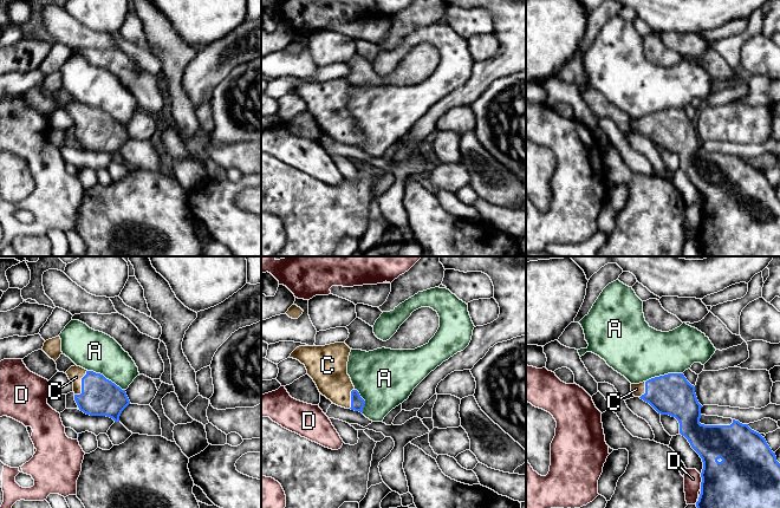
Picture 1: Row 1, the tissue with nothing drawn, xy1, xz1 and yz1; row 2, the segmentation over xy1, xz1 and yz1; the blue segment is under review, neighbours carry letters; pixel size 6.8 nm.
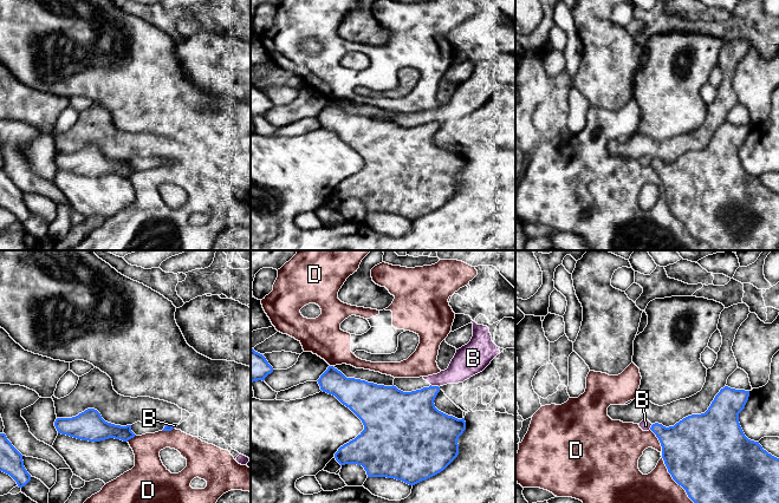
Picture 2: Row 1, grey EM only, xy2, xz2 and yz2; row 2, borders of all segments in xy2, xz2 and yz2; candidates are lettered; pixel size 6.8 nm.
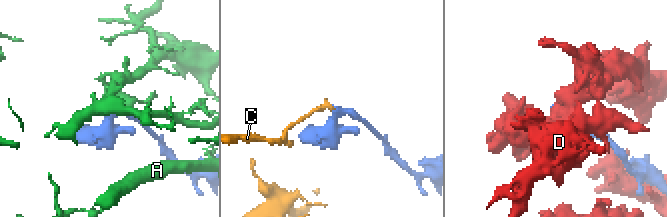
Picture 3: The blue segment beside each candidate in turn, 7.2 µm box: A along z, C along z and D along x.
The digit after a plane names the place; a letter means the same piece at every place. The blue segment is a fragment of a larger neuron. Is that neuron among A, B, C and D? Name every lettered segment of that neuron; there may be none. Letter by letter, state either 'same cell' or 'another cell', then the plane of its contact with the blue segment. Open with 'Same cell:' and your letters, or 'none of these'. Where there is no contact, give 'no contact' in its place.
Same cell: C
A: another cell | xy1
B: another cell | xz2
C: same cell | xy1
D: another cell | yz2

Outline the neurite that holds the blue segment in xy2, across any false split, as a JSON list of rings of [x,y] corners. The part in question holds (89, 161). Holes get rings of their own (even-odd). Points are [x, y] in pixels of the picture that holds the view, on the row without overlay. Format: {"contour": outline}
{"contour": [[[87,144],[72,153],[57,153],[54,162],[58,169],[89,177],[109,174],[128,177],[136,171],[131,166],[131,161],[121,162],[108,158],[95,144]]]}

